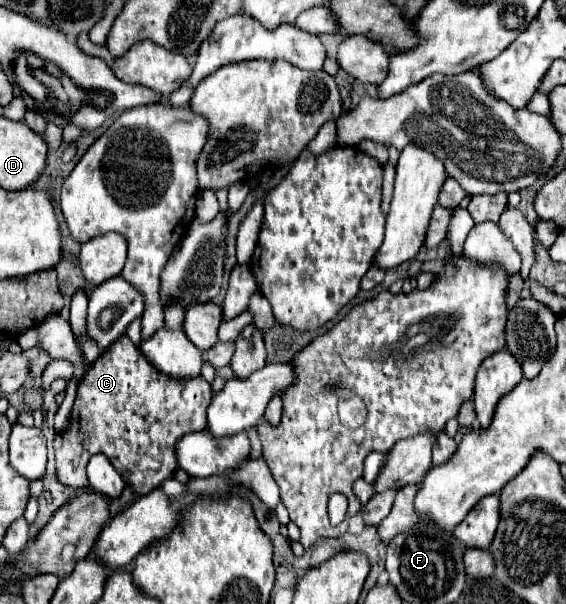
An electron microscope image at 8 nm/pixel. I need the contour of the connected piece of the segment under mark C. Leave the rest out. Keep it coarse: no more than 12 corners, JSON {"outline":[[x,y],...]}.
{"outline":[[127,335],[87,369],[55,437],[87,487],[105,453],[147,495],[205,429],[211,385],[157,371]]}

